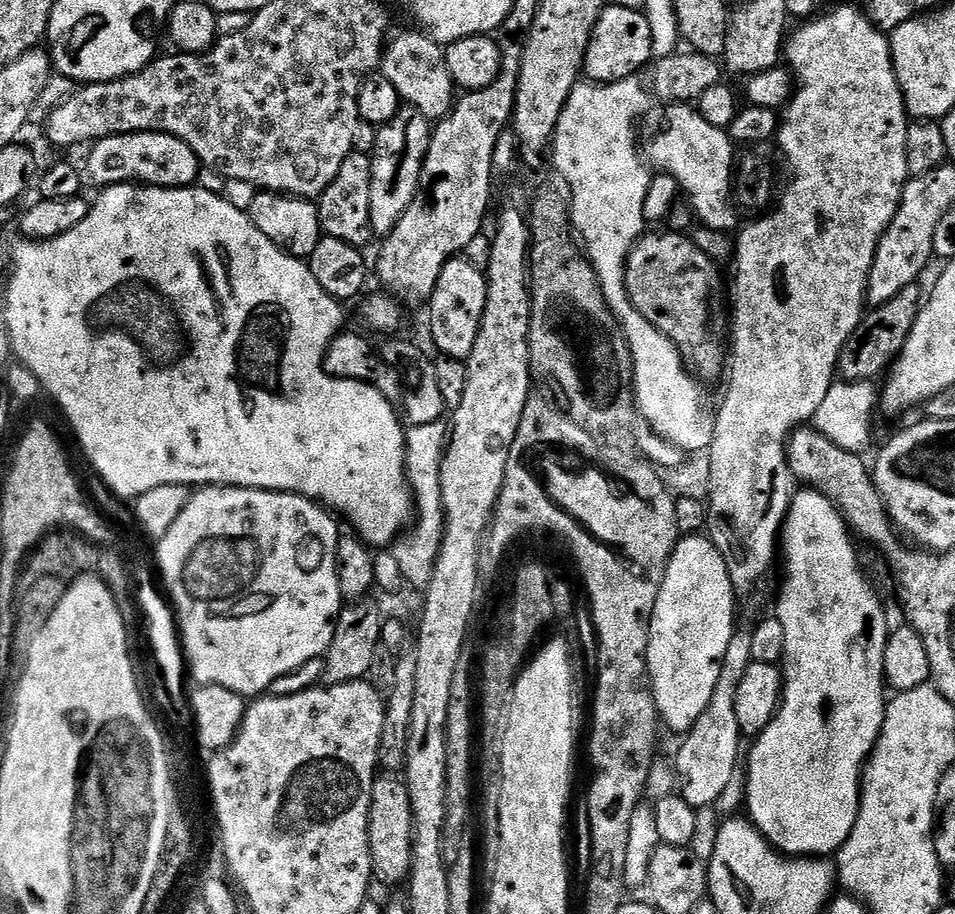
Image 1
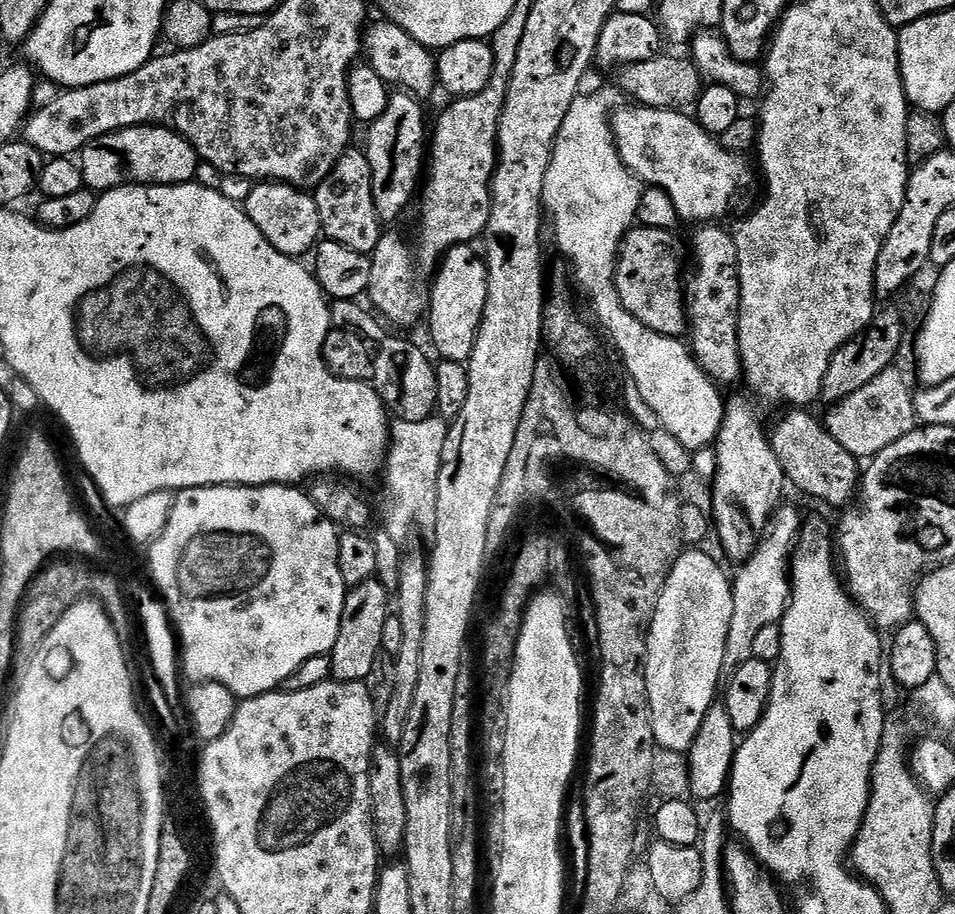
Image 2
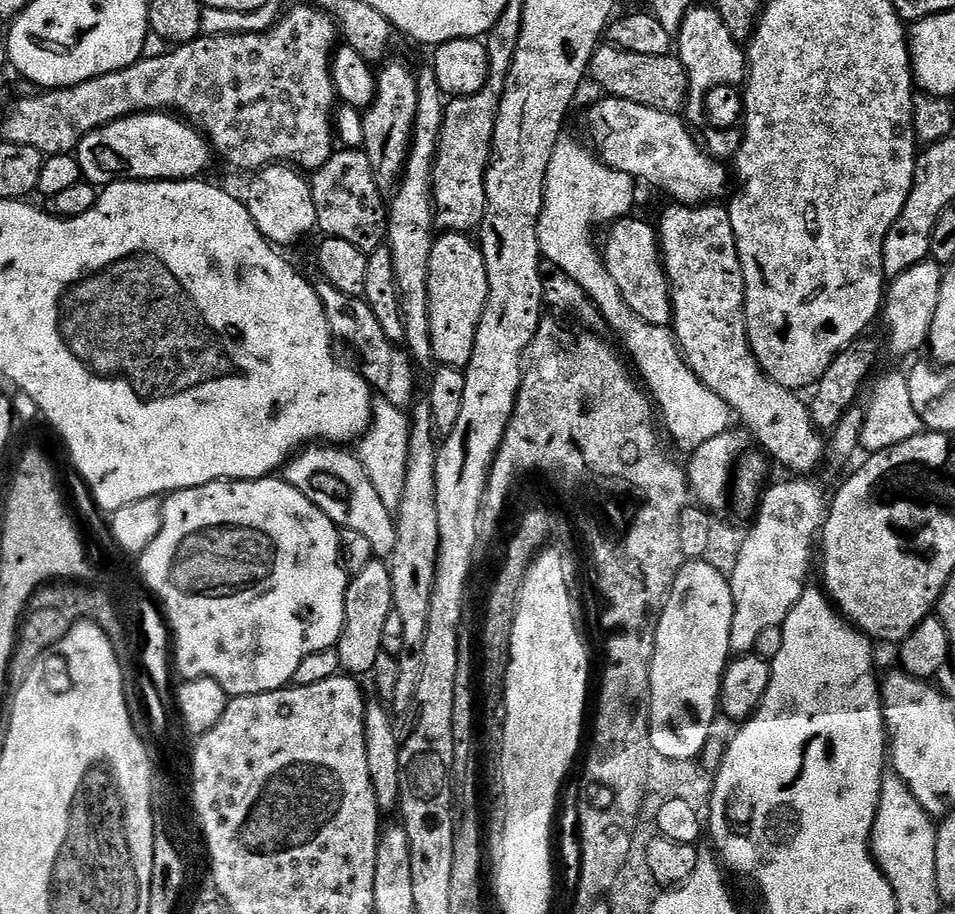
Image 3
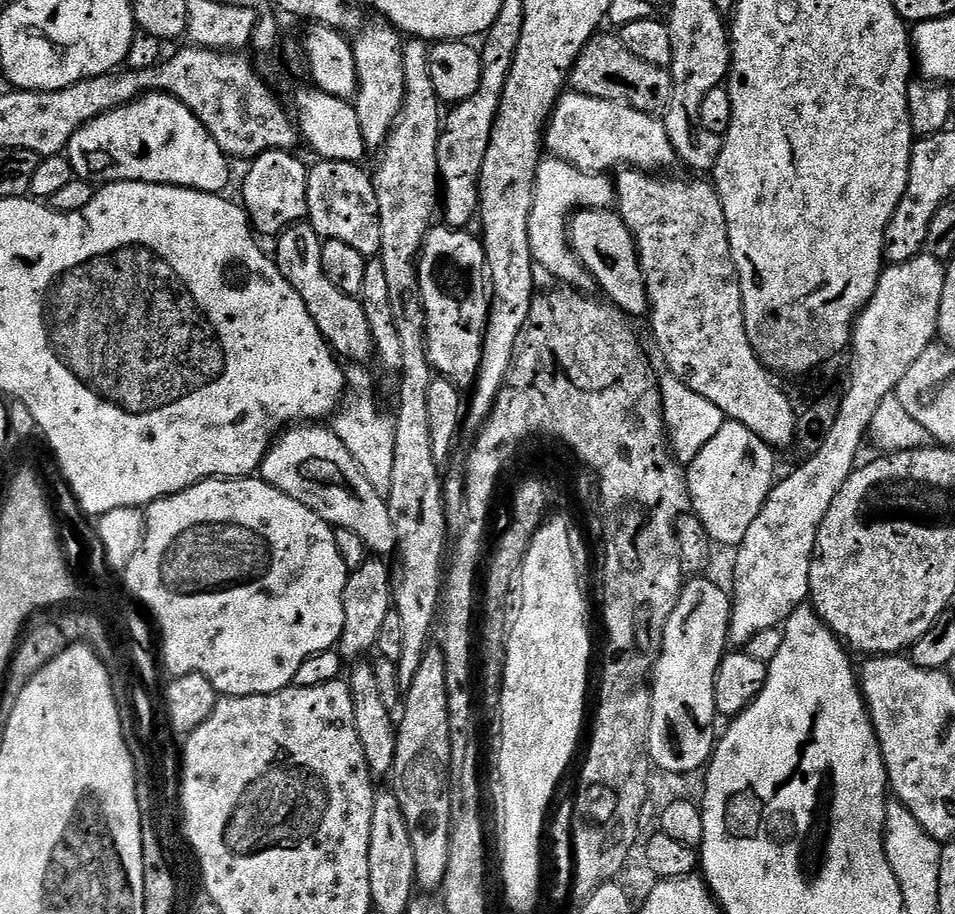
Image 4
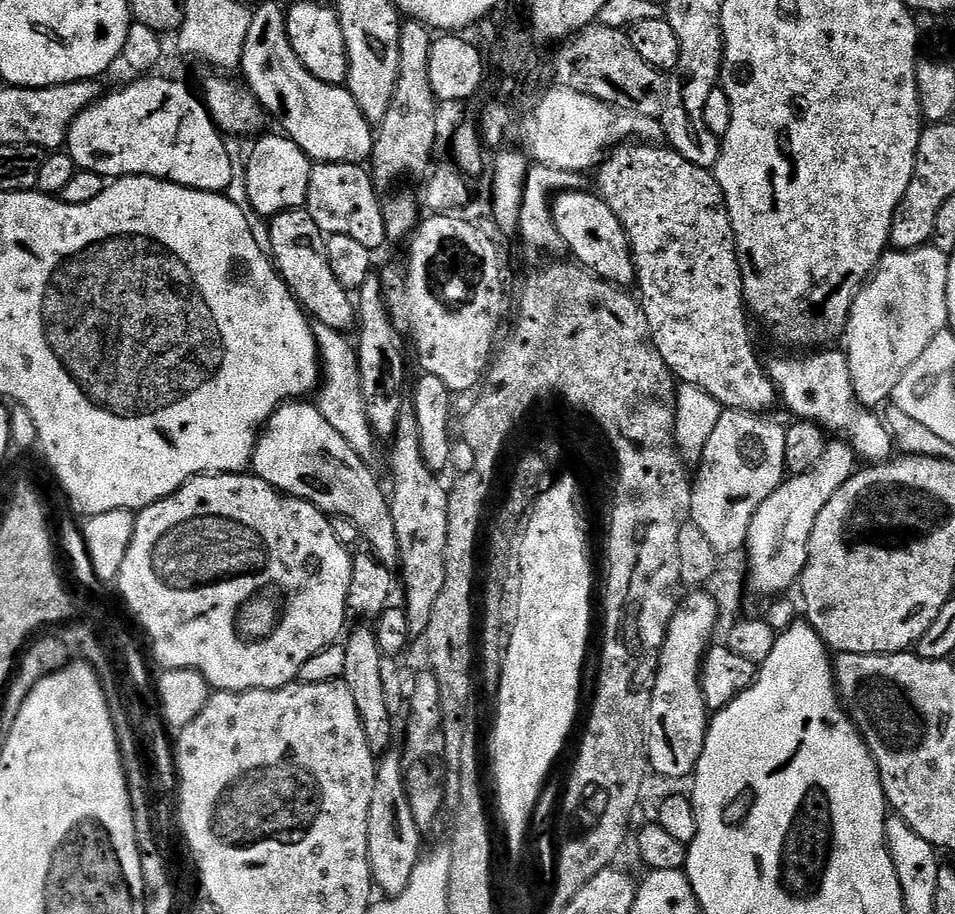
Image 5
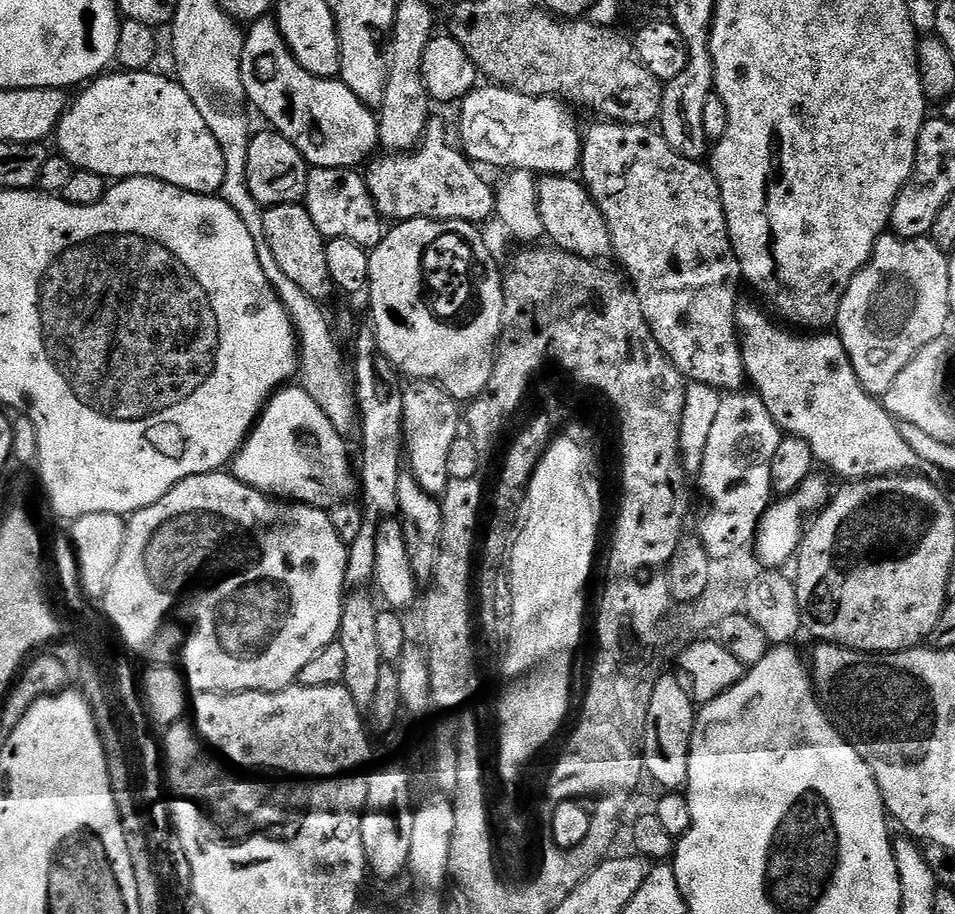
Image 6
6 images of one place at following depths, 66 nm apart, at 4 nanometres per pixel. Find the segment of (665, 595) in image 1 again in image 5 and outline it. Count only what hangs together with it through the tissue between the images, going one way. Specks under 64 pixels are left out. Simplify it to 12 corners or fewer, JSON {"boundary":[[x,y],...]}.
{"boundary":[[692,590],[668,624],[646,725],[657,776],[696,771],[700,667],[720,619]]}

